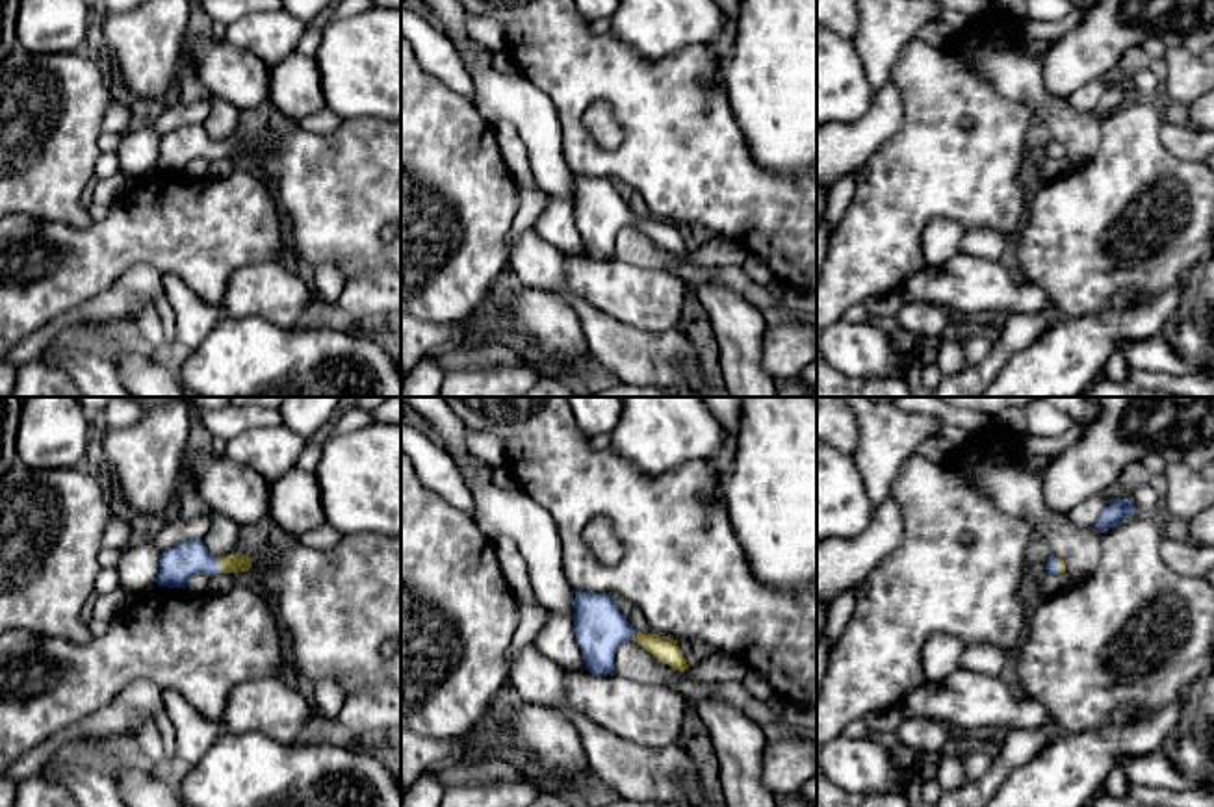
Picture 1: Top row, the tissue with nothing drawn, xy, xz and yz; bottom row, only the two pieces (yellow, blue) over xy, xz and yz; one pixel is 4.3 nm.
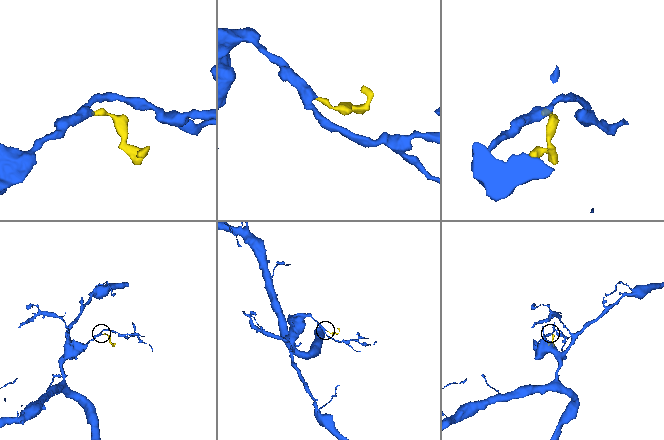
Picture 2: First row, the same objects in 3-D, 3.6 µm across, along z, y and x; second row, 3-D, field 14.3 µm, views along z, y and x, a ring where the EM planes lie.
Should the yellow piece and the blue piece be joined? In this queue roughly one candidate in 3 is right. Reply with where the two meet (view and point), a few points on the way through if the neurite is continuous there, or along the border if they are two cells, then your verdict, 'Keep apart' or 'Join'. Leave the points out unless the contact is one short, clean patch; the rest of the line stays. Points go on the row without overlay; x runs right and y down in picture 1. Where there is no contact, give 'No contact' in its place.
Touches yellow at xy (219, 149). Path across: xy (236, 147), (219, 149), (179, 149). Join

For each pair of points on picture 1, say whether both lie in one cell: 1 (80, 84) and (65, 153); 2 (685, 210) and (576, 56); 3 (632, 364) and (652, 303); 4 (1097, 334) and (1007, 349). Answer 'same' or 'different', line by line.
1: same
2: same
3: different
4: different

